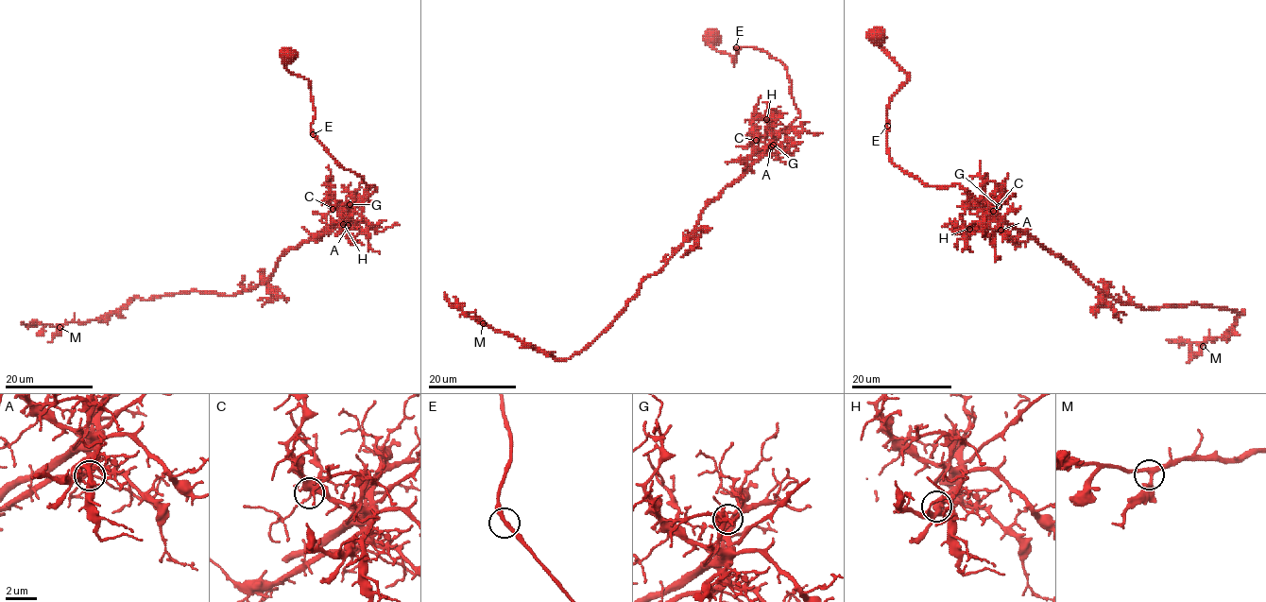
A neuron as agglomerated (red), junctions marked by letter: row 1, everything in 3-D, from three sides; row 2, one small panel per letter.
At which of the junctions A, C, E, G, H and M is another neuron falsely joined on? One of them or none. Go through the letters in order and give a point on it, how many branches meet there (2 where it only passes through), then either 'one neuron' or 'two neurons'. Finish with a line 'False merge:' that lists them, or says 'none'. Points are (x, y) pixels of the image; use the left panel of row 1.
A: at (348, 225); 5 branches meet; one neuron
C: at (333, 209); 3 branches meet; one neuron
E: at (313, 134); 2 branches meet; one neuron
G: at (350, 204); 4 branches meet; one neuron
H: at (343, 224); 4 branches meet; one neuron
M: at (59, 327); 3 branches meet; one neuron
False merge: none

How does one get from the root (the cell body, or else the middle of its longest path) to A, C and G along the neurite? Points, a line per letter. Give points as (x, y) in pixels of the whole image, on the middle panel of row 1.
A: (713, 40), (709, 42), (727, 53), (733, 66), (734, 47), (757, 47), (785, 67), (799, 116), (771, 146)
C: (713, 40), (733, 66), (734, 47), (757, 47), (786, 69), (799, 116), (778, 137), (756, 140)
G: (713, 40), (709, 42), (727, 53), (733, 66), (734, 47), (757, 47), (785, 67), (799, 116), (773, 145)

